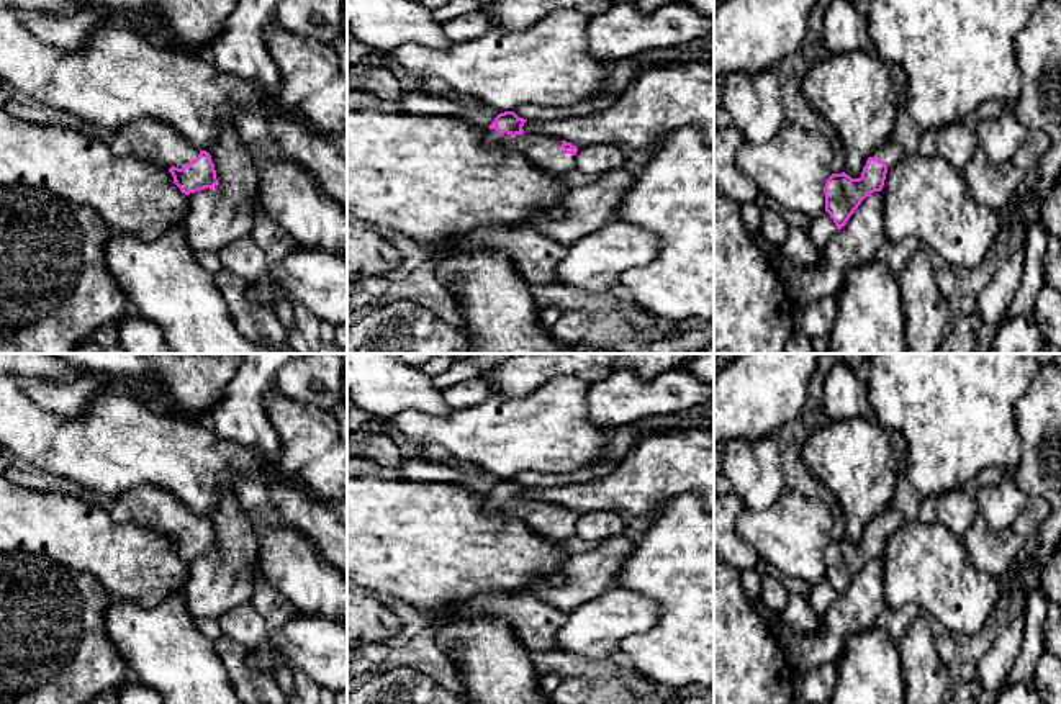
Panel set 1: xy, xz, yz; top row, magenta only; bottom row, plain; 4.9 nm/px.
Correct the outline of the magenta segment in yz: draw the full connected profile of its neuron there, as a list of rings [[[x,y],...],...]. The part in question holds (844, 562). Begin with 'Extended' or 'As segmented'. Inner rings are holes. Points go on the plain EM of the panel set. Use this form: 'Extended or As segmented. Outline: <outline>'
Extended. Outline: [[[887,506],[876,514],[863,534],[860,545],[851,545],[845,539],[832,540],[824,553],[825,578],[833,586],[837,596],[842,596],[861,568],[884,553],[886,540],[902,526],[902,514]]]

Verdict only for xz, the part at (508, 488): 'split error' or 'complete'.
split error

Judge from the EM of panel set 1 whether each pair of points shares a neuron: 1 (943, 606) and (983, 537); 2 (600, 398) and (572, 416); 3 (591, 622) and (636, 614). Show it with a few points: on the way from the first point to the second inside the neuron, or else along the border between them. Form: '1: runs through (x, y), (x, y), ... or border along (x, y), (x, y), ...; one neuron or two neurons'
1: border along (963, 536), (971, 562), (997, 578); two neurons
2: border along (586, 385), (586, 416), (606, 431); two neurons
3: runs through (603, 621), (614, 614), (624, 614); one neuron

